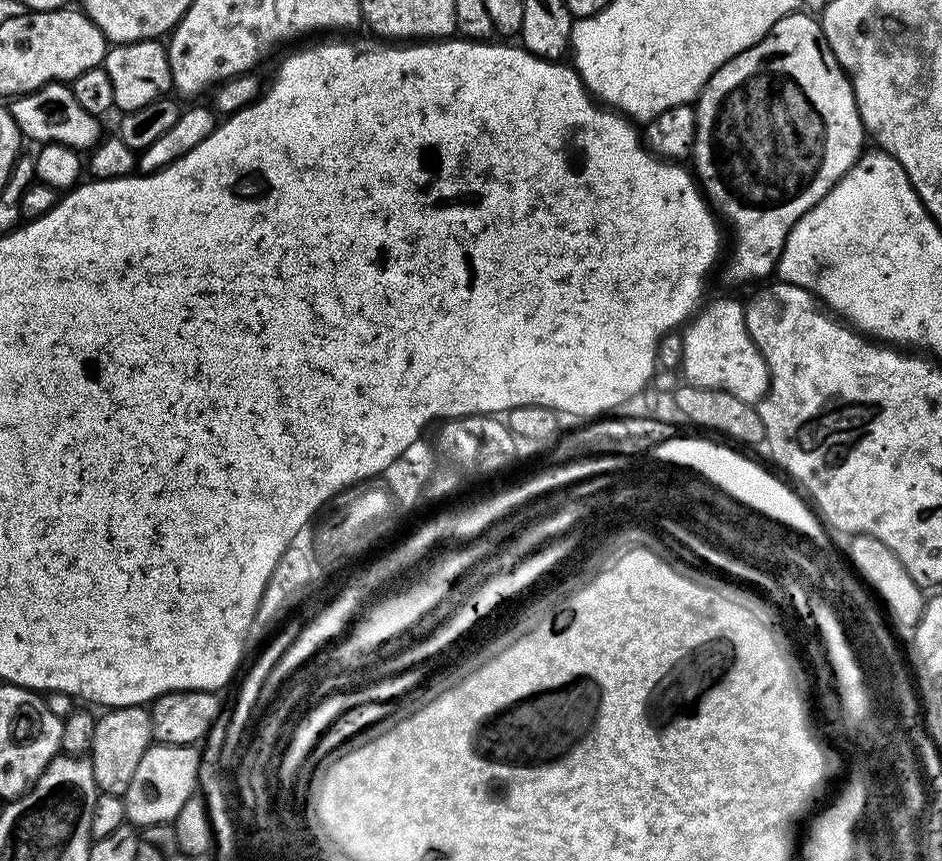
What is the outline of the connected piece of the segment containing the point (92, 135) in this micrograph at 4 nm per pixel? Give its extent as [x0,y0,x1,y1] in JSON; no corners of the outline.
[10,82,101,150]

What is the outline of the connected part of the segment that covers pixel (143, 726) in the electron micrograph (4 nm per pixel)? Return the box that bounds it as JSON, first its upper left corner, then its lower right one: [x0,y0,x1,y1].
[90,707,150,797]

